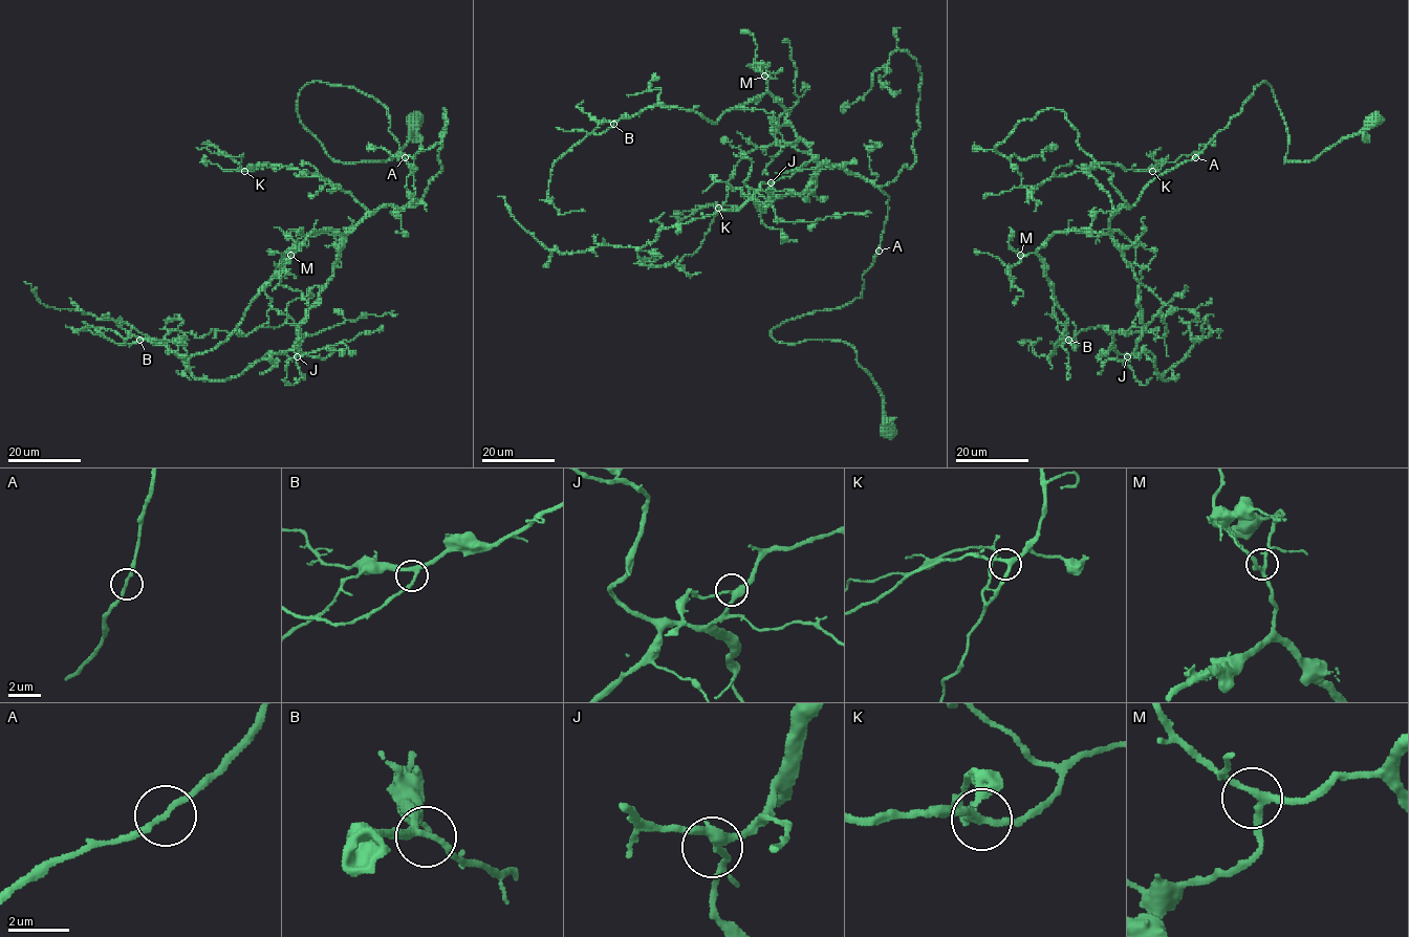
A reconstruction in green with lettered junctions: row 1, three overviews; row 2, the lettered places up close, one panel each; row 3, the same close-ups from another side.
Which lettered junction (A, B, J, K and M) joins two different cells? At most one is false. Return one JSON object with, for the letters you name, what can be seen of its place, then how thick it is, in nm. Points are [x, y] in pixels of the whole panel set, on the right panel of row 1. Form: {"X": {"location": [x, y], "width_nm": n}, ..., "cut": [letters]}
{"cut": []}

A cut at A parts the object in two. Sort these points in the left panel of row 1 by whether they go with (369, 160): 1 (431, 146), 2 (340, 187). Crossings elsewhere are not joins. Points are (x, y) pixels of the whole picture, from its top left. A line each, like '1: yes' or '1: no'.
1: no
2: no

